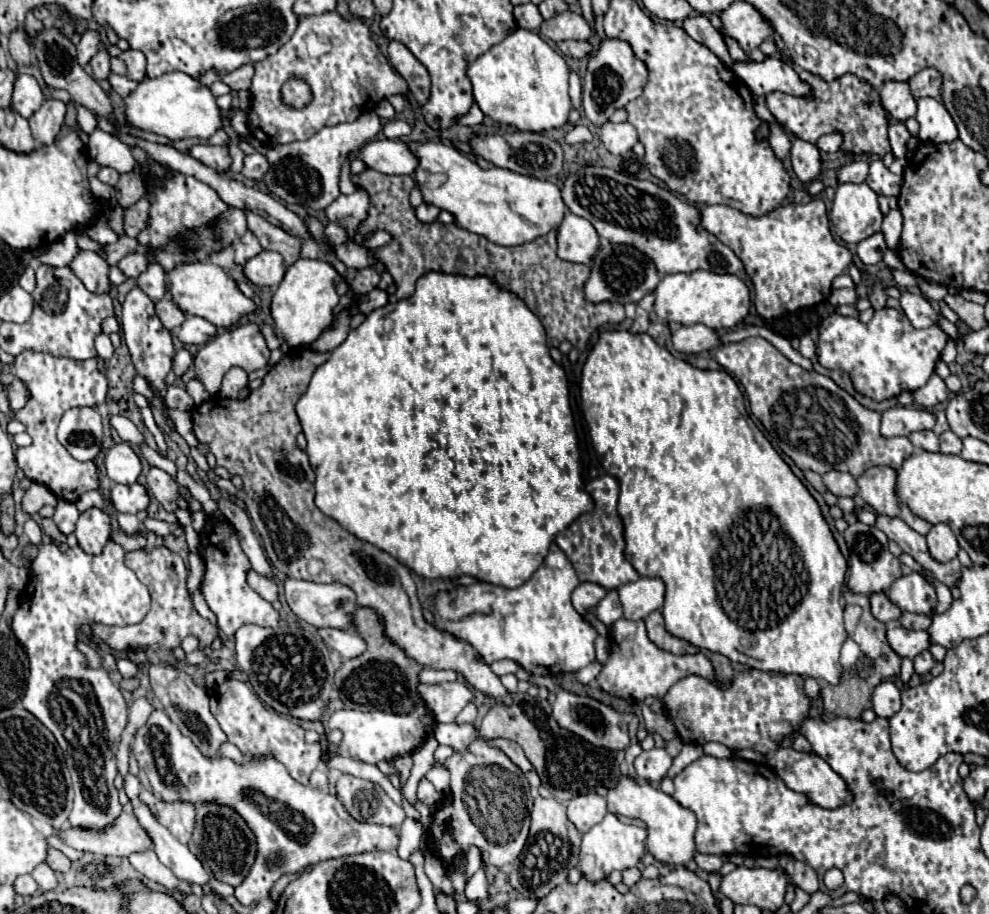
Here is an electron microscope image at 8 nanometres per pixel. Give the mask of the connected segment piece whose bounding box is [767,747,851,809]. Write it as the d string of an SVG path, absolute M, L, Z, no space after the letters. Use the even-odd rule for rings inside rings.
M779 747L771 757L767 757L769 767L785 781L785 785L797 793L803 793L809 803L825 809L835 809L851 799L845 781L815 753L799 753L791 747Z

